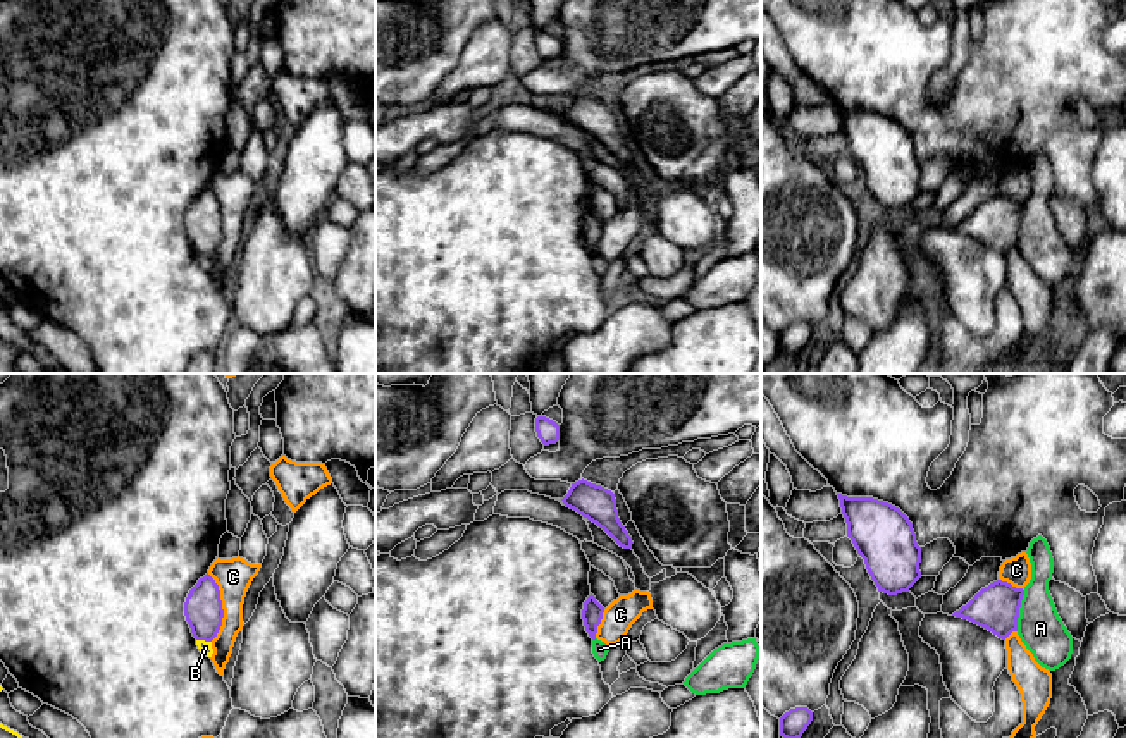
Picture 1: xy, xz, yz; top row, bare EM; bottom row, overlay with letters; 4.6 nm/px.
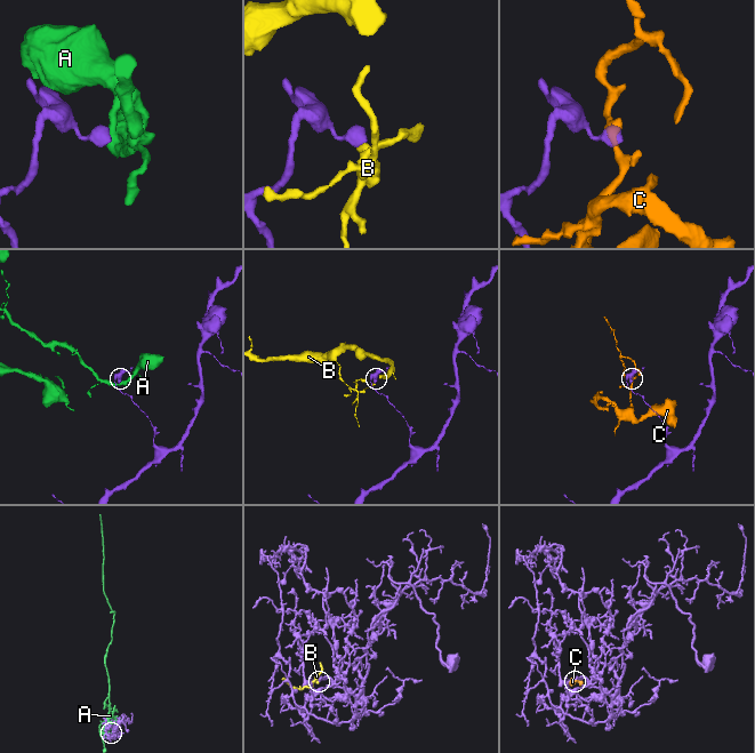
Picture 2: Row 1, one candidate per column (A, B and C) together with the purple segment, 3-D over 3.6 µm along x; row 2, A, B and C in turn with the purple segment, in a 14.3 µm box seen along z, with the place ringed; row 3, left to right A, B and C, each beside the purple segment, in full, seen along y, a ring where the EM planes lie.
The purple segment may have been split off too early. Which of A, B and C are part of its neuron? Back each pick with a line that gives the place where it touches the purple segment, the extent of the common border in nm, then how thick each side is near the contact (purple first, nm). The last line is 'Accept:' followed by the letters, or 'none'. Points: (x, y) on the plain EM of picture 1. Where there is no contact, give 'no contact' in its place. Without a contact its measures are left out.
Accept: none

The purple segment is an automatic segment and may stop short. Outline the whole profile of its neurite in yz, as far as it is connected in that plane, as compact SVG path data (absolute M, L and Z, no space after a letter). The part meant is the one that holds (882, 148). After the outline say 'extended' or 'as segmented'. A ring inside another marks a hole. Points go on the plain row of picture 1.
M837 110L847 151L864 174L878 206L909 206L921 193L921 162L909 132L899 122L873 112Z; as segmented

